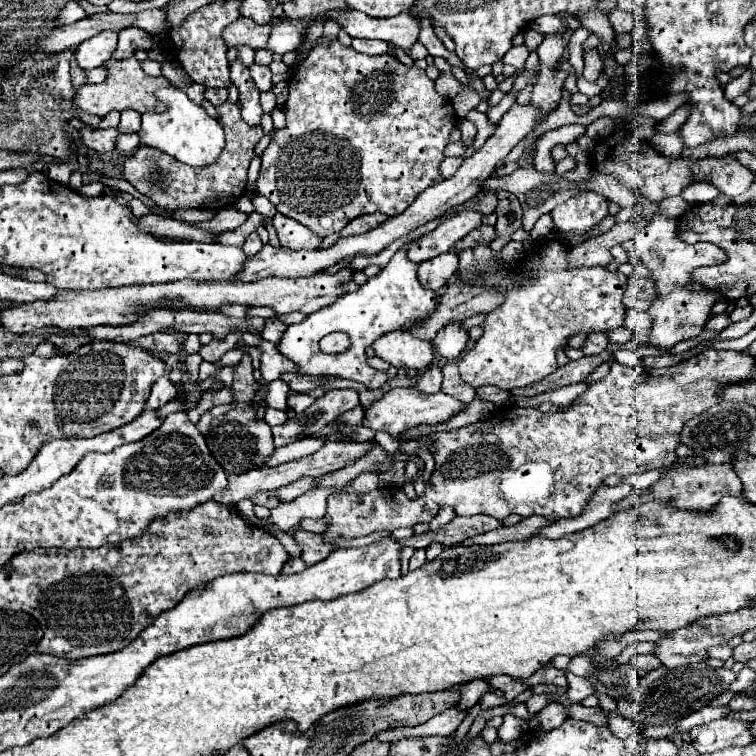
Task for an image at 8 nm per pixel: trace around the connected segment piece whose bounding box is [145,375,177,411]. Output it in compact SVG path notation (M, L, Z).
M163 375L161 379L157 379L157 381L153 383L151 395L149 395L149 399L147 399L145 405L147 405L147 409L155 411L155 409L159 409L161 405L165 405L167 401L171 401L175 395L177 395L175 383L173 383L167 375Z

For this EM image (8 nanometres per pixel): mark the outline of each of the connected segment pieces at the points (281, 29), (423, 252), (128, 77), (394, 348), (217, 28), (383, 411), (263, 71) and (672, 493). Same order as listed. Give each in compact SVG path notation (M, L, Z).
M283 19L277 25L273 25L273 35L269 39L269 47L273 53L281 53L285 55L287 51L295 51L301 43L301 35L303 35L303 23L307 23L309 19L301 19L301 21L291 21L291 19Z
M469 209L461 211L449 219L445 219L437 229L423 235L413 247L409 247L409 259L421 263L441 253L447 253L455 243L459 243L469 231L479 227L483 221L483 213Z
M127 57L127 59L111 59L105 63L107 69L107 77L103 83L85 83L81 89L77 89L77 95L73 97L73 105L77 105L79 109L105 117L109 111L117 109L117 111L125 111L125 109L133 109L139 113L145 111L161 111L161 103L157 103L157 99L153 99L153 91L159 87L167 87L169 81L165 77L149 77L145 75L145 71L141 69L141 61L137 61L135 57Z
M391 331L373 343L375 355L391 363L395 369L425 371L433 363L433 347L429 341L421 341L409 331Z
M239 1L211 3L209 7L201 7L191 13L179 27L169 31L169 41L173 47L175 61L185 69L185 73L205 87L229 87L229 61L227 61L227 45L221 37L223 29L239 17Z
M405 387L405 389L391 389L387 391L379 401L375 401L367 411L365 411L365 423L373 431L385 431L391 437L399 437L405 429L411 429L415 425L437 425L437 423L447 423L453 419L457 413L465 411L467 403L453 399L451 395L437 393L437 395L421 395L415 391L415 387Z
M253 63L251 67L249 67L249 71L251 71L251 75L253 75L253 81L259 85L259 91L269 91L273 85L271 85L271 77L273 77L273 73L271 73L271 69L267 67L267 65L257 65L257 63Z
M707 463L707 465L699 465L699 467L677 465L653 485L653 493L651 493L651 489L645 495L637 495L637 491L633 491L633 495L625 497L623 503L617 505L617 511L637 507L637 505L653 501L653 499L661 499L661 501L673 499L677 507L693 509L693 511L709 511L709 507L713 507L723 495L741 495L741 489L743 489L741 479L737 477L737 473L733 471L733 467L729 463L727 465L711 465L711 463Z

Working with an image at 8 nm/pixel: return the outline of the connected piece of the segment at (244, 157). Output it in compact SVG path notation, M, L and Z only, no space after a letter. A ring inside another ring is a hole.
M225 101L217 105L217 121L225 129L225 149L221 151L219 159L205 167L189 167L179 163L175 157L153 149L153 147L139 147L123 165L125 179L143 195L151 197L163 209L211 209L221 211L225 207L233 207L241 195L245 195L247 187L247 169L253 157L253 149L257 141L263 137L261 125L247 125L241 119L241 111L235 103Z

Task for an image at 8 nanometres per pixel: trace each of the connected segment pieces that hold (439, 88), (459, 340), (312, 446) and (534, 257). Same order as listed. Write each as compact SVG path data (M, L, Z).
M434 58L434 65L442 73L435 81L436 91L445 98L453 99L461 91L461 83L455 79L450 64L444 58Z
M455 323L439 330L441 331L431 341L435 351L439 351L439 355L445 357L445 359L459 357L459 353L467 347L467 339L469 339L467 333L459 325L455 325Z
M299 439L295 443L289 443L285 447L279 447L267 465L279 465L279 463L285 463L285 461L293 461L293 459L299 459L299 457L305 457L305 455L311 455L315 451L321 449L321 445L325 443L325 439Z
M585 191L577 197L571 197L567 203L557 205L551 211L553 217L553 237L537 239L529 249L523 251L521 259L517 261L503 261L503 259L493 259L491 269L479 271L477 263L471 265L471 269L457 271L457 277L465 283L477 285L477 287L487 287L501 291L505 295L503 305L493 309L491 313L485 315L485 321L481 323L483 335L471 351L463 355L459 361L459 373L465 383L471 387L483 387L483 385L495 385L505 391L513 391L517 387L527 387L531 383L537 383L551 375L557 369L555 355L557 351L565 351L569 347L569 339L575 335L591 335L599 331L611 331L617 327L623 327L625 323L625 303L623 295L627 291L627 277L619 271L609 271L601 265L597 267L571 267L569 263L569 251L577 245L583 243L583 235L587 235L591 229L595 229L605 217L609 215L609 201L595 191Z

